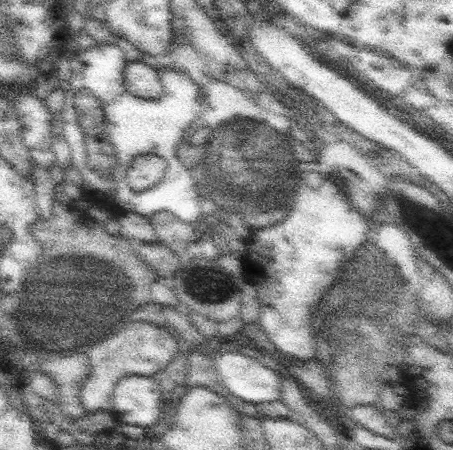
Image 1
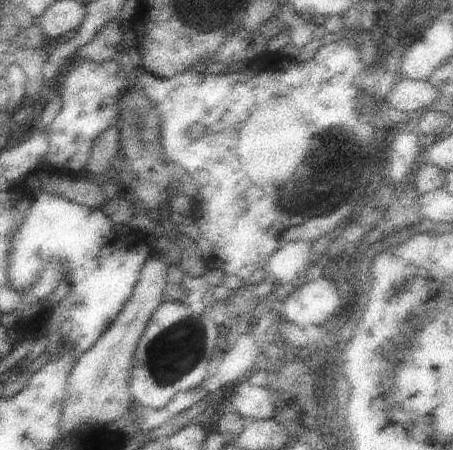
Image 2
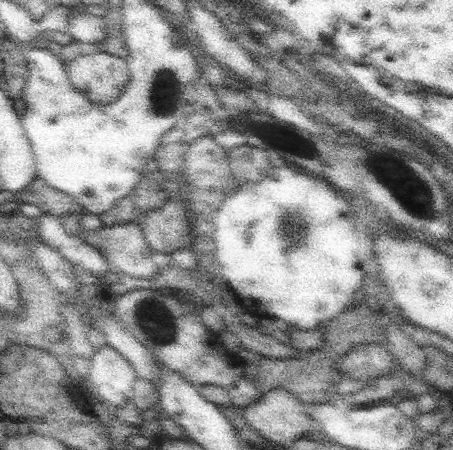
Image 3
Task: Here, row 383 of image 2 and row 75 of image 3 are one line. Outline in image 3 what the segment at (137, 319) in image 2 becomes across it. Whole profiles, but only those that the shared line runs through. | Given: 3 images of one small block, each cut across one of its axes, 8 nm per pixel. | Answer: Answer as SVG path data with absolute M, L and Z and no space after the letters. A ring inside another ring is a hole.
M95 50L95 54L77 56L67 64L67 80L79 92L85 92L91 102L109 104L129 84L127 60Z

